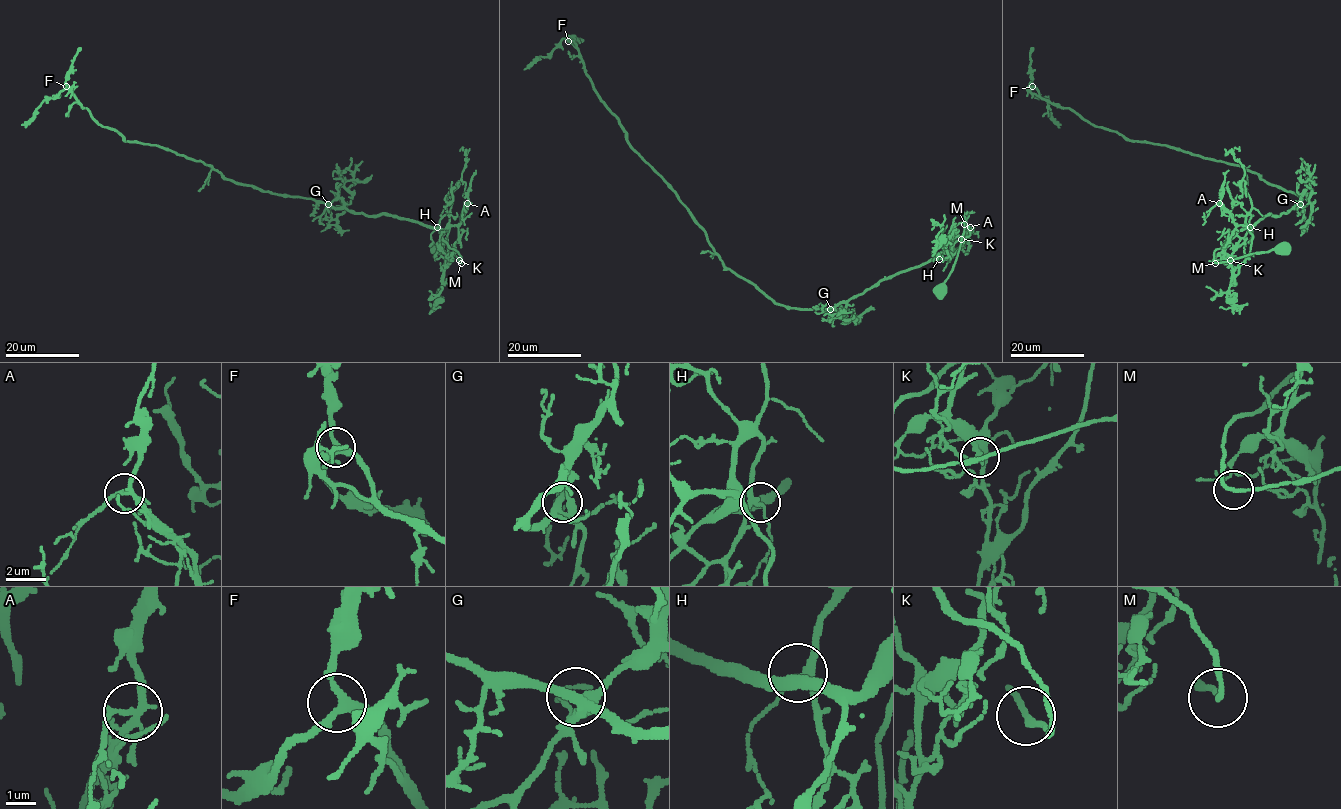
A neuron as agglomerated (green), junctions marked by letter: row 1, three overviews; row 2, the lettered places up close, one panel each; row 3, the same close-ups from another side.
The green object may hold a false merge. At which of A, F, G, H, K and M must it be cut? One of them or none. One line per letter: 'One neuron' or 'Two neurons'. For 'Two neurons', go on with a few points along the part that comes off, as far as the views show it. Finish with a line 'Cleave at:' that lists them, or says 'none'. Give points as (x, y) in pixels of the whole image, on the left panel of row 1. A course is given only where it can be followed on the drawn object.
A: One neuron
F: One neuron
G: One neuron
H: One neuron
K: One neuron
M: One neuron
Cleave at: none

